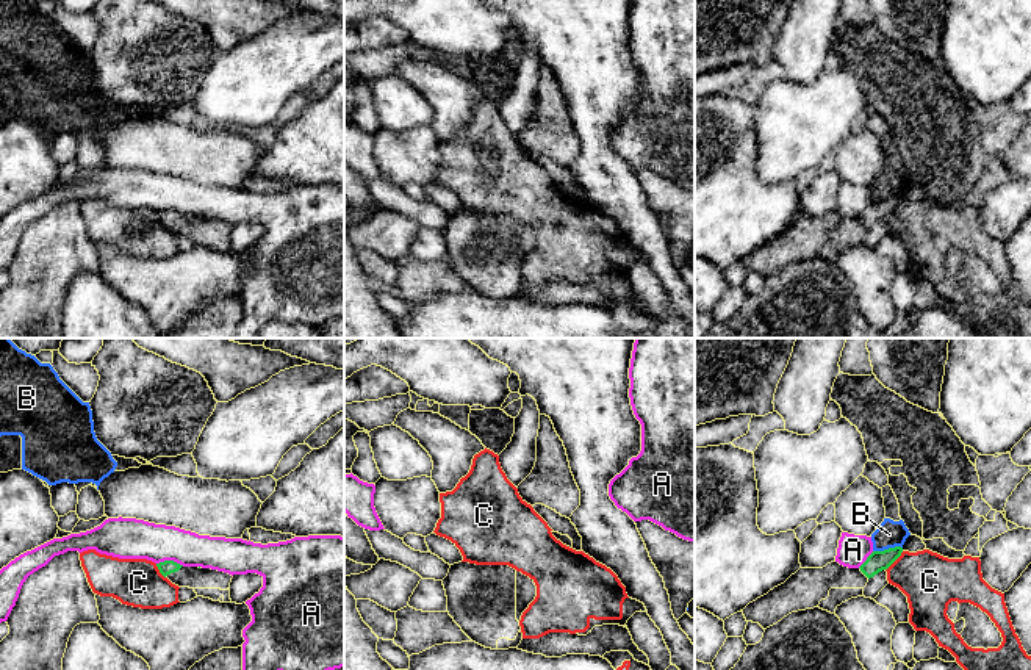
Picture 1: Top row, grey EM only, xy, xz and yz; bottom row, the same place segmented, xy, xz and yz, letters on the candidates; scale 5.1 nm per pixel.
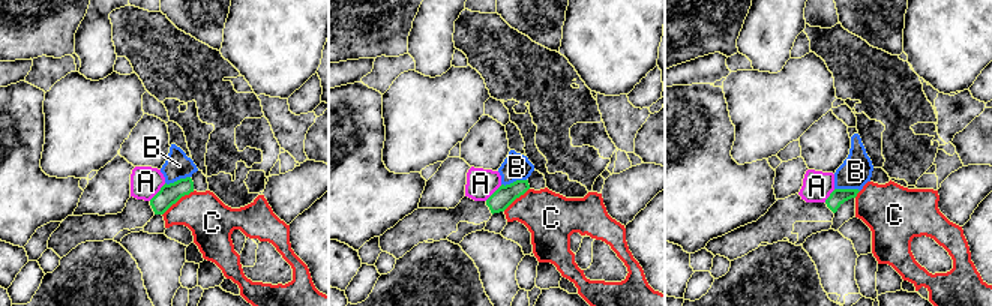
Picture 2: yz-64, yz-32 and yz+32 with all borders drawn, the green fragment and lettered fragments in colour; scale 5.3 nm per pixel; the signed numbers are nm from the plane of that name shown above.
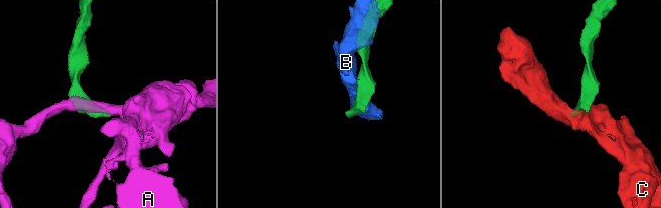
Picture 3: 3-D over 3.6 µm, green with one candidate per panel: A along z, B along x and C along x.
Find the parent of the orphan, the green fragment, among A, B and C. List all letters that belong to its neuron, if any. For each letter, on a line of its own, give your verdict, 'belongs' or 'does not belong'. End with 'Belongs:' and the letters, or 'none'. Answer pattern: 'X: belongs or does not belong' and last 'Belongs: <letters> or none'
A: does not belong
B: does not belong
C: does not belong
Belongs: none

